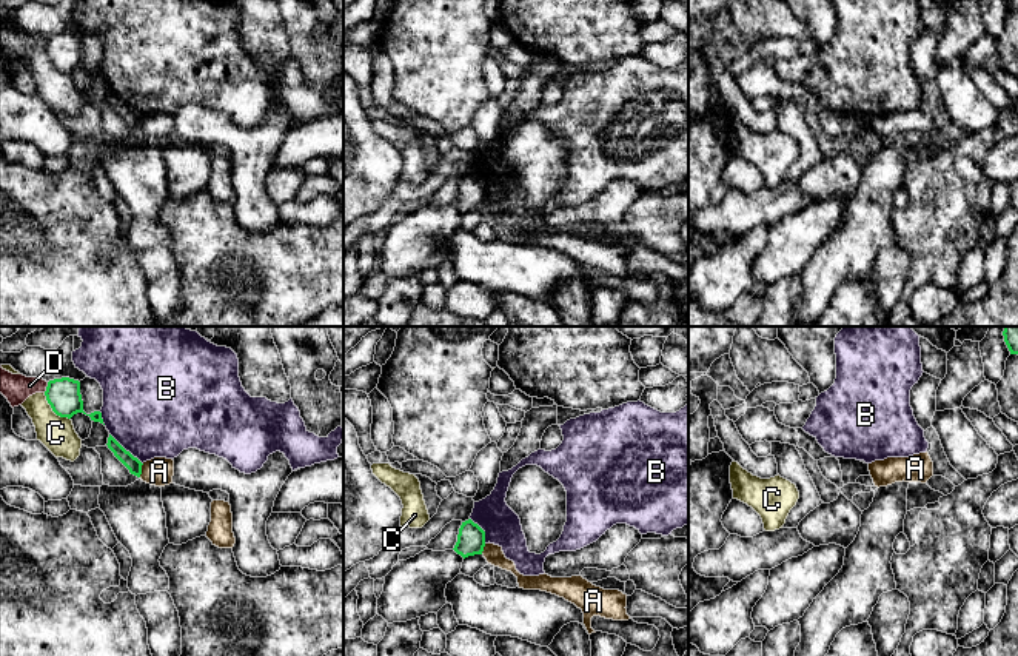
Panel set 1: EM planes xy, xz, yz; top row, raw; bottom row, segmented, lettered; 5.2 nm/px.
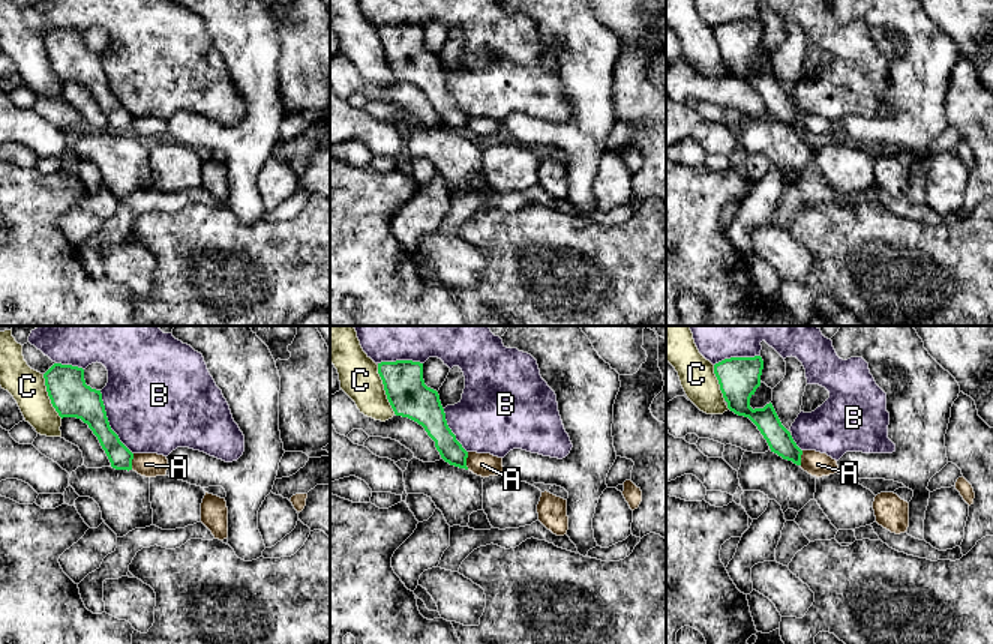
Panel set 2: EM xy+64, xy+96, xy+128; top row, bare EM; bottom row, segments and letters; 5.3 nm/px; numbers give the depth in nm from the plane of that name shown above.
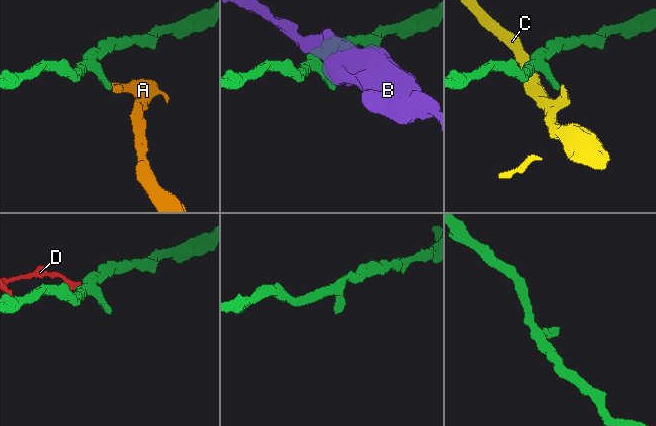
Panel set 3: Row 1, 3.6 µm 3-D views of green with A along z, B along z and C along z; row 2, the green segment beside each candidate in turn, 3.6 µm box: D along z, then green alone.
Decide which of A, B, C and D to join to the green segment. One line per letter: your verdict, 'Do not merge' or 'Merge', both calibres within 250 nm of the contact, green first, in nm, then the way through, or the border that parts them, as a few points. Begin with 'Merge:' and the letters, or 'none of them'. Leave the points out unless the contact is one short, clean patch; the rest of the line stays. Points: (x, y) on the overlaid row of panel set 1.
Merge: none of them
A: Do not merge. Thickness 80 nm (green) against 150 nm. Boundary: xy (143, 464), (139, 476)
B: Do not merge. Thickness 80 nm (green) against 480 nm
C: Do not merge. Thickness 180 nm (green) against 180 nm
D: Do not merge. Thickness 180 nm (green) against 150 nm. Boundary: xy (48, 382), (43, 391)

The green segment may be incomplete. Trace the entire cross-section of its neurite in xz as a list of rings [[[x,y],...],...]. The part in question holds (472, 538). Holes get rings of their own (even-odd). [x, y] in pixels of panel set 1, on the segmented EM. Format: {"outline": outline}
{"outline": [[[471,519],[462,522],[453,550],[465,559],[468,556],[482,554],[484,547],[485,531]]]}

